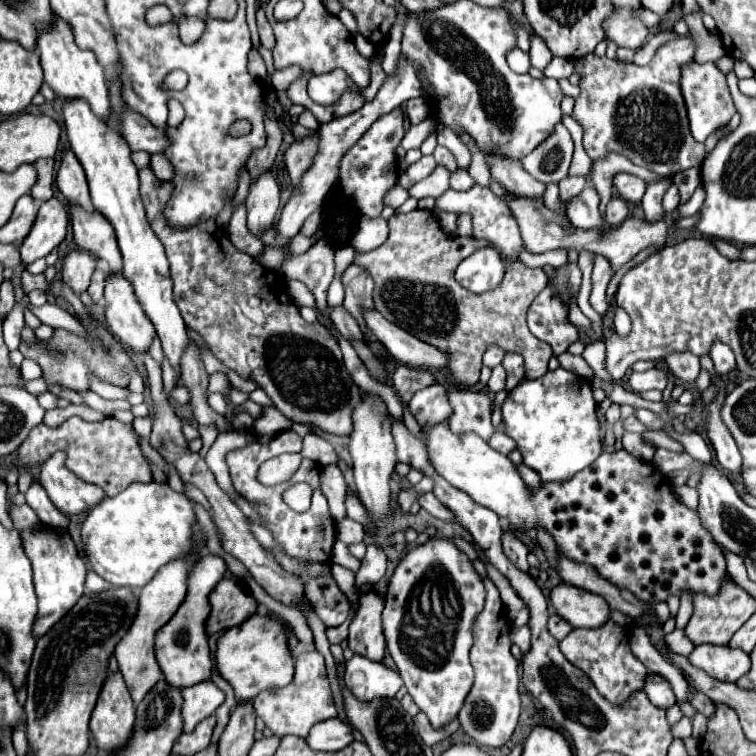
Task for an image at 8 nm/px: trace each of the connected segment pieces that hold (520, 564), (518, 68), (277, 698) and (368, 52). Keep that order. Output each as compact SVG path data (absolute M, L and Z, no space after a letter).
M504 533L502 537L502 549L504 549L504 555L520 569L520 571L528 571L530 565L526 561L526 555L528 555L528 549L522 541L518 541L512 533Z
M520 47L510 49L510 51L506 53L506 61L508 61L510 69L516 71L516 73L528 73L528 69L530 69L530 57L528 57L528 53L524 53Z
M308 651L308 653L298 655L296 675L294 675L292 683L288 687L282 687L276 691L266 691L264 695L258 695L254 699L254 709L256 709L258 717L264 719L266 727L270 727L272 733L280 735L280 737L284 737L284 735L306 737L306 733L310 731L310 727L314 723L334 719L338 715L338 711L336 711L334 697L330 691L322 653Z
M358 33L356 36L353 35L353 41L356 49L362 56L366 58L371 58L373 56L375 48L368 39Z

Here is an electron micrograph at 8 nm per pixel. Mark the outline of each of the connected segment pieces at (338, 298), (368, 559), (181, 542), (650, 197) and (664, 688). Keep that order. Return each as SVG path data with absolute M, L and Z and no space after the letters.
M334 279L332 285L330 285L330 289L328 289L328 305L330 305L330 307L336 307L336 305L340 305L342 301L344 301L342 283L340 283L338 279Z
M370 545L366 551L366 557L362 559L362 567L356 573L358 587L364 583L378 583L382 575L386 573L386 555L378 545Z
M132 483L126 491L122 491L116 497L106 497L100 505L90 509L90 513L84 519L82 525L82 541L84 541L84 553L92 565L92 569L112 583L114 587L132 587L140 589L146 583L152 581L152 577L158 573L158 569L174 559L184 557L192 549L194 531L192 525L196 523L194 513L194 501L186 495L180 495L172 491L166 483Z
M664 177L660 181L650 181L648 185L645 197L641 201L641 207L647 221L658 221L658 217L664 217L662 195L672 185L672 177Z
M648 673L646 675L646 679L644 679L644 693L648 695L648 699L656 707L662 707L662 709L668 709L670 705L676 703L676 697L672 693L670 683L662 675L658 675L658 673Z

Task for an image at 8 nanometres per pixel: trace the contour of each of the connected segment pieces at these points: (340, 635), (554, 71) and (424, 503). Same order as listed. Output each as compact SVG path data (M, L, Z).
M351 607L348 618L342 625L338 627L328 627L326 629L326 635L331 644L340 644L344 639L348 637L349 625L355 616L354 609Z
M552 57L552 61L546 65L546 69L542 71L544 75L556 75L556 79L562 79L562 75L572 75L574 67L572 61L562 59L562 57Z
M424 493L422 497L418 497L418 503L420 503L420 507L424 507L430 515L434 515L436 519L442 519L442 521L448 521L448 523L454 523L456 519L454 519L454 513L448 509L448 507L444 507L436 497L434 497L434 493Z

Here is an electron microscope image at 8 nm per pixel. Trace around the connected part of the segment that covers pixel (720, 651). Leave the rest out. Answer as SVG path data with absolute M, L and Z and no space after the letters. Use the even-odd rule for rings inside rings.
M698 645L688 657L690 663L704 669L710 677L718 681L734 683L750 671L750 655L742 649L718 647L718 645Z

